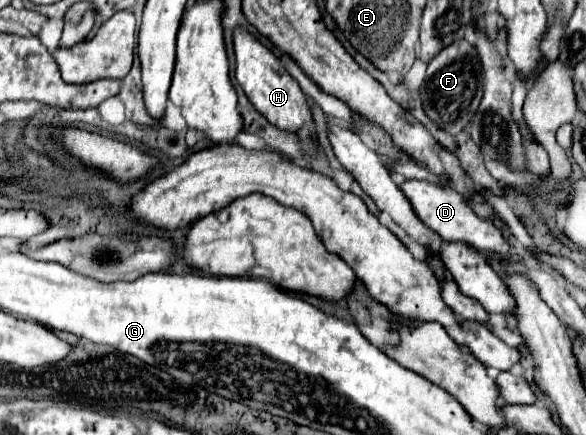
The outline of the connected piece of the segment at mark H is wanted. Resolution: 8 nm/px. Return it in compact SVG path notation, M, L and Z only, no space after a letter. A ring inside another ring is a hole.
M234 27L232 41L234 41L234 55L236 55L236 81L240 83L240 87L244 89L246 97L256 107L256 111L260 111L272 125L284 131L300 131L300 127L308 123L312 115L306 105L306 97L302 89L282 67L280 59L242 27Z

